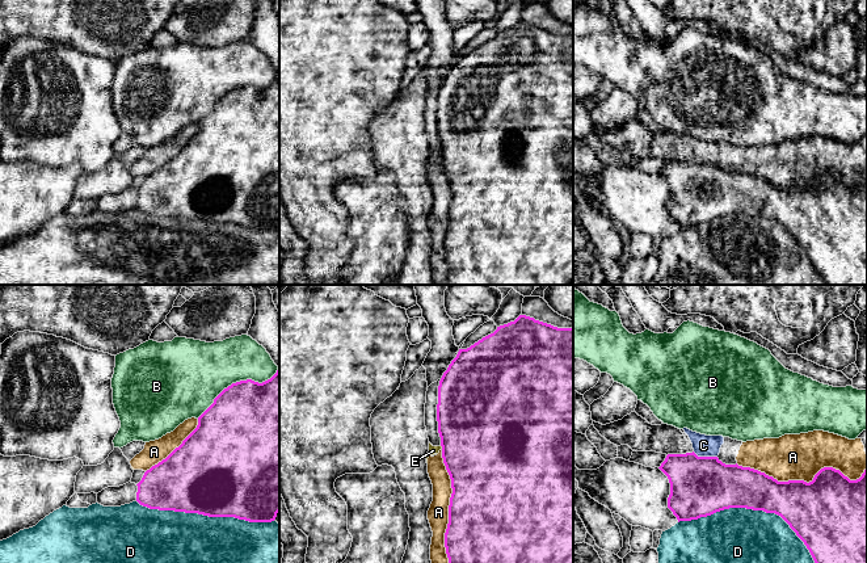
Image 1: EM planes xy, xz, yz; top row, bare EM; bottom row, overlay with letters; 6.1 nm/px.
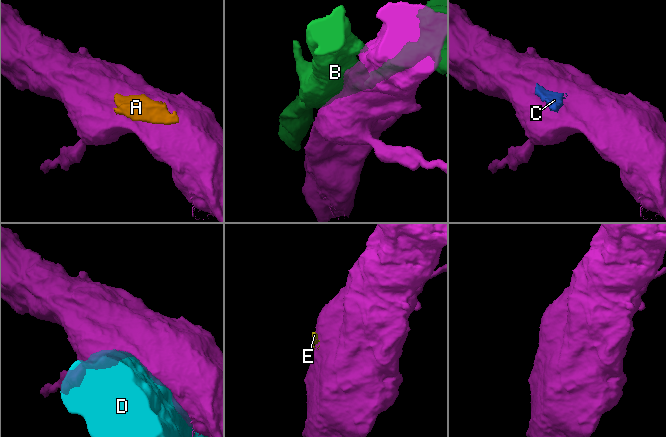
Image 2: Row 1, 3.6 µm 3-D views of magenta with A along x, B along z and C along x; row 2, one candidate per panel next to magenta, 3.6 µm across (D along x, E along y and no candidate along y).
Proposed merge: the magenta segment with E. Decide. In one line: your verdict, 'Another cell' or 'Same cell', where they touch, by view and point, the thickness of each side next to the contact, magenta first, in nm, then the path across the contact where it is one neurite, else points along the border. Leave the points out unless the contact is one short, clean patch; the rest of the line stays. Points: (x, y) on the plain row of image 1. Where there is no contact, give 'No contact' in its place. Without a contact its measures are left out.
Another cell. Touches magenta at xz (442, 154). Thickness 500 nm (magenta) against 50 nm. Boundary: xz (440, 151), (442, 155)

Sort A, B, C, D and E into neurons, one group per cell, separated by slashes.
A C E / B / D

